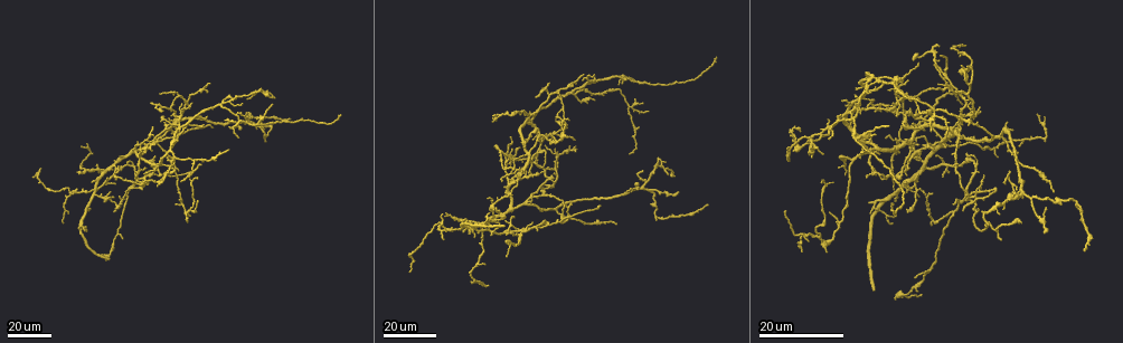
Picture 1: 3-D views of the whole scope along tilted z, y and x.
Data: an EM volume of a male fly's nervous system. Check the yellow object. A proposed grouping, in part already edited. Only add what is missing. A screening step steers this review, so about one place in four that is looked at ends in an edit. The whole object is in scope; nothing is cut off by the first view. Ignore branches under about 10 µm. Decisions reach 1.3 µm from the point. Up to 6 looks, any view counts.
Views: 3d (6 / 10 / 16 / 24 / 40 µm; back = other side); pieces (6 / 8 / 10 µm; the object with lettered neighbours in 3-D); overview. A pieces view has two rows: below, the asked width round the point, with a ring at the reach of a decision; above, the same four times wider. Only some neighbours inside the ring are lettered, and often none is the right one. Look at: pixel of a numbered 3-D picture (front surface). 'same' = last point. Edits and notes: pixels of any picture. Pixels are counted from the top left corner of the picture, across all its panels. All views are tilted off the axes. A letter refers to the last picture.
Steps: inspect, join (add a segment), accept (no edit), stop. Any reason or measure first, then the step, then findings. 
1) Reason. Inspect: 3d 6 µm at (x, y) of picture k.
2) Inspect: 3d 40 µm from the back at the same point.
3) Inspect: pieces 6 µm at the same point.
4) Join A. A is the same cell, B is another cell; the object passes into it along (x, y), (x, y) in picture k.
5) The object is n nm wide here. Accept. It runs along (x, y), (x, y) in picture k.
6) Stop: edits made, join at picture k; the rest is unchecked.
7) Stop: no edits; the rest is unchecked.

Free end. Inspect: 3d 24 µm at (535, 229) of picture 1.

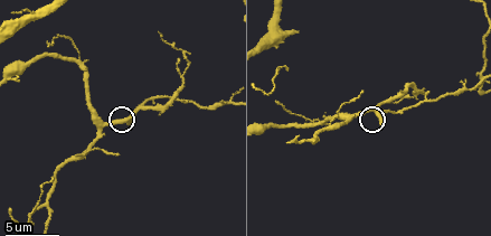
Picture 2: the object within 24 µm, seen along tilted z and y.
Inspect: pieces 10 µm at (379, 121) of picture 2.

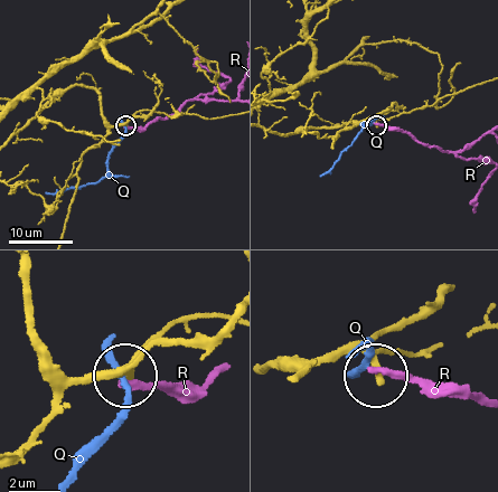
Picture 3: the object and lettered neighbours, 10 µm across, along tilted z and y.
Accept. Q and R are other cells; none of them fits.

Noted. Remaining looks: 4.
Free end. Inspect: 3d 40 µm at (893, 296) of picture 1.

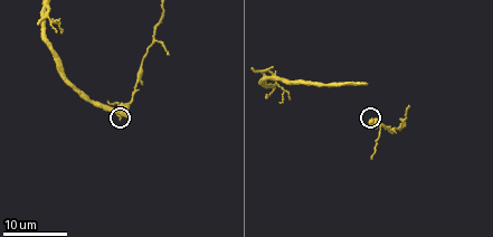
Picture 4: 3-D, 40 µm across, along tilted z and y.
Inspect: pieces 6 µm at (373, 121) of picture 4.

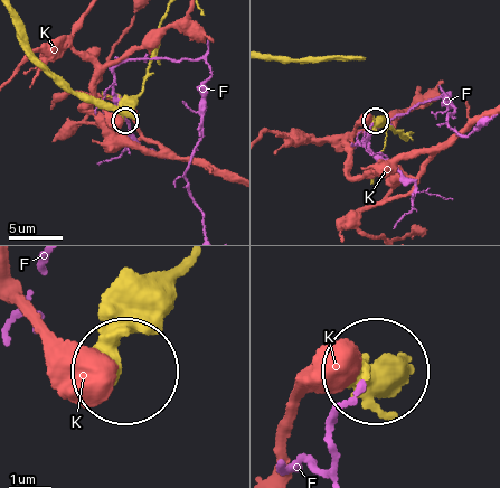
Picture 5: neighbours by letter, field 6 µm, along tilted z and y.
Accept. F and K are other cells; none of them fits.

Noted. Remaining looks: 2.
Long arm stops here. Inspect: 3d 16 µm at (364, 83) of picture 4.

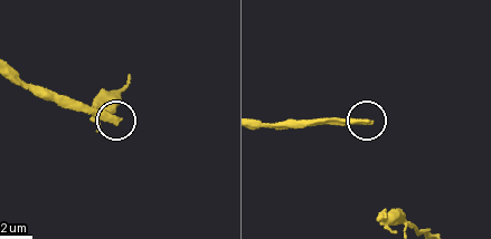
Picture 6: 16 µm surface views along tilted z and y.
Inspect: pieces 10 µm at (369, 124) of picture 6.

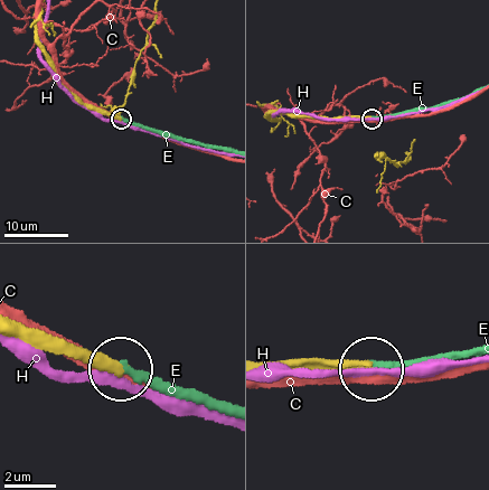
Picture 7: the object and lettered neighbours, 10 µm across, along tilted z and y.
Join E. E is the same cell, C and H are other cells; the object passes into it along (54, 335), (227, 404) in picture 7; it goes on there.

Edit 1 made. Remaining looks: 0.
Stop: edits made, join at picture 7; the rest is unchecked.

